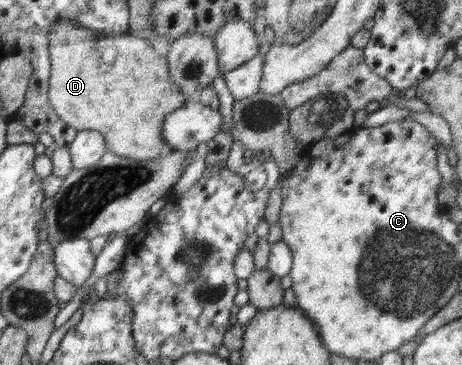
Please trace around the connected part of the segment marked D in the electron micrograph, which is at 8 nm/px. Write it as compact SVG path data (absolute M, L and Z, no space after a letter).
M71 20L54 21L47 39L51 58L49 79L49 102L55 114L77 132L94 130L105 138L106 148L115 155L136 160L150 160L174 151L163 141L163 121L172 111L178 110L189 100L169 78L166 57L159 56L153 48L153 39L148 34L104 36L103 39L87 37L87 28Z

